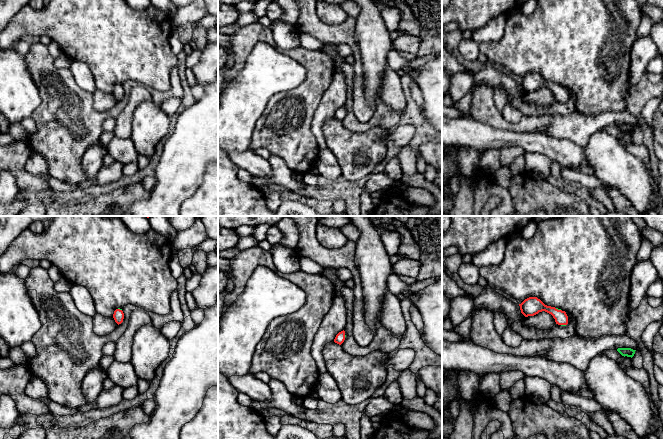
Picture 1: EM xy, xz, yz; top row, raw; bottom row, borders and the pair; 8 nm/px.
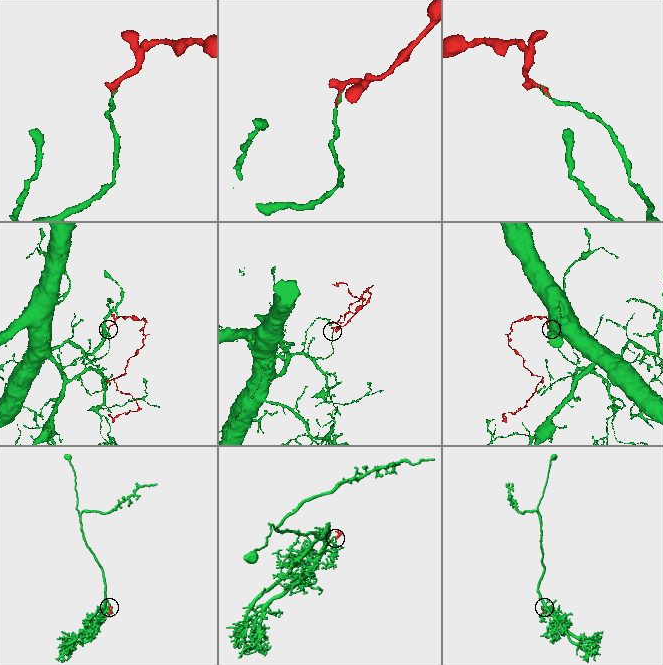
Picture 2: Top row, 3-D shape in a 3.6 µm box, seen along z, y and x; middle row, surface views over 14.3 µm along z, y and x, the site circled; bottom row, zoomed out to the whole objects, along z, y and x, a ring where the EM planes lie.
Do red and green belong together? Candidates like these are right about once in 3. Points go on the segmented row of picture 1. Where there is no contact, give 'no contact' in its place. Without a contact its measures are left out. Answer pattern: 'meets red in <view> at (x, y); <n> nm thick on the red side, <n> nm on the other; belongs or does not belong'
meets red in yz at (557, 309); 150 nm thick on the red side, 20 nm on the other; belongs

